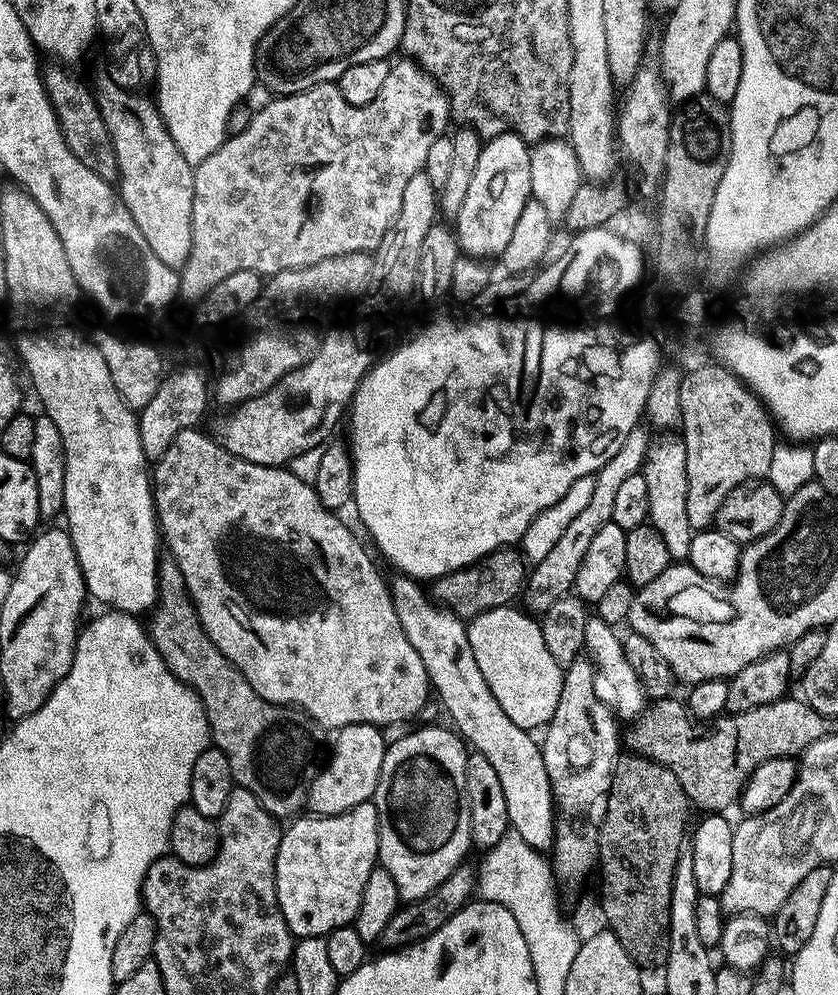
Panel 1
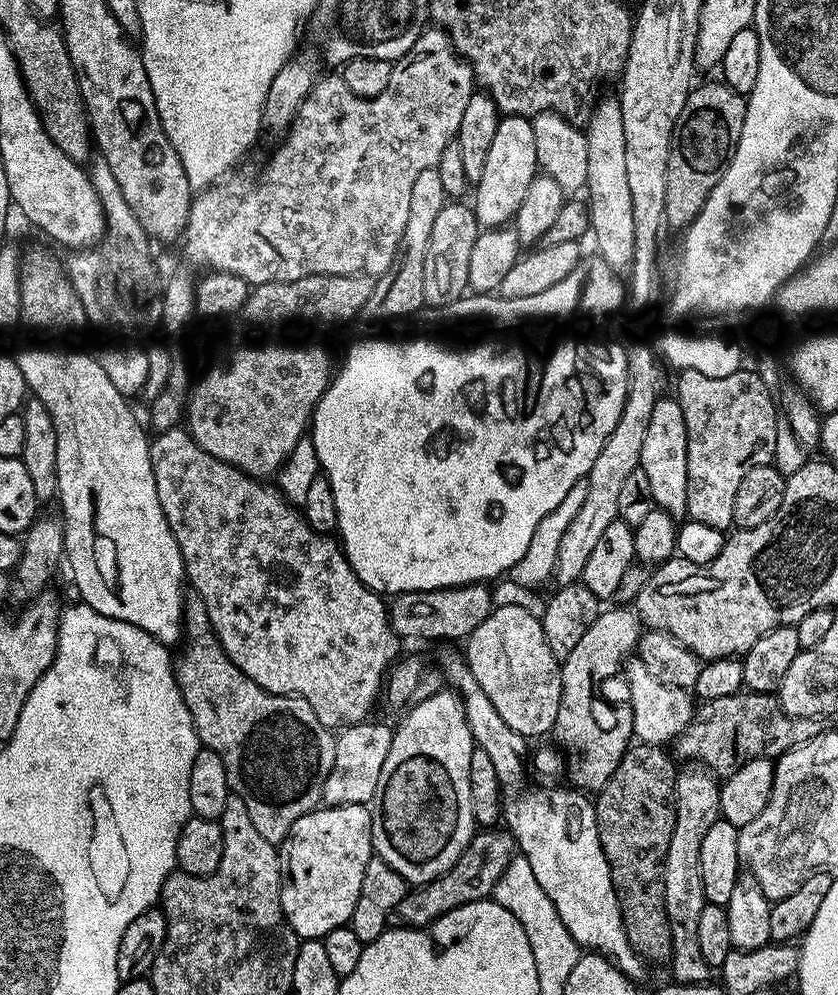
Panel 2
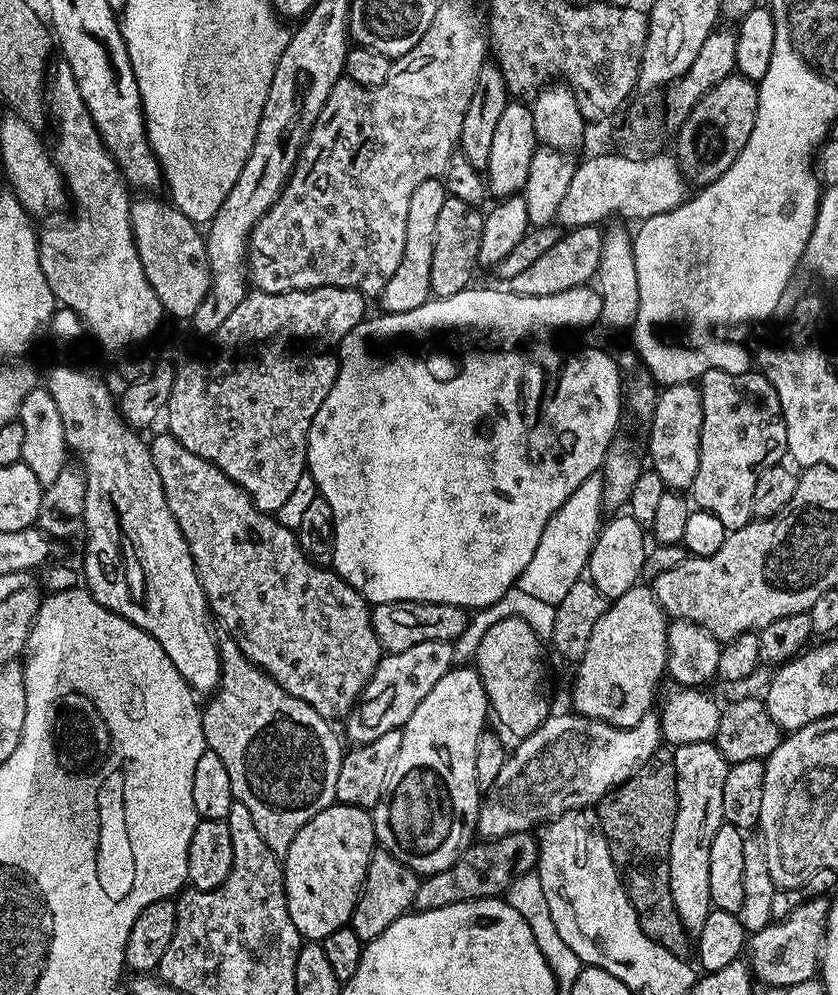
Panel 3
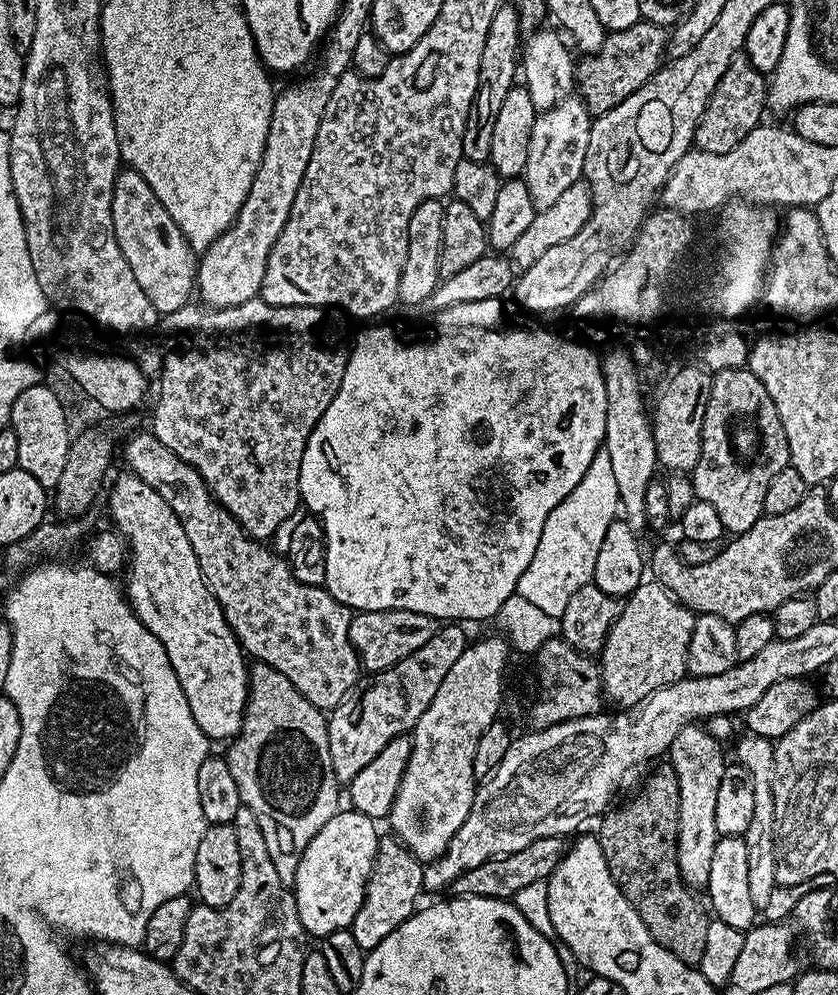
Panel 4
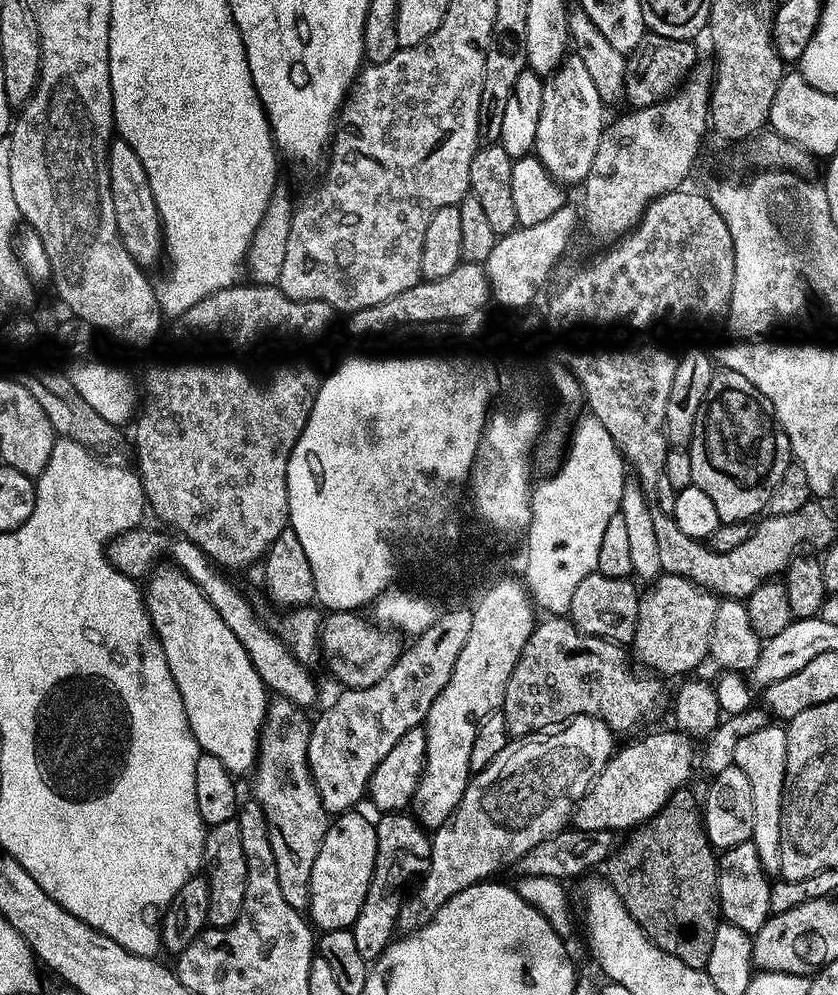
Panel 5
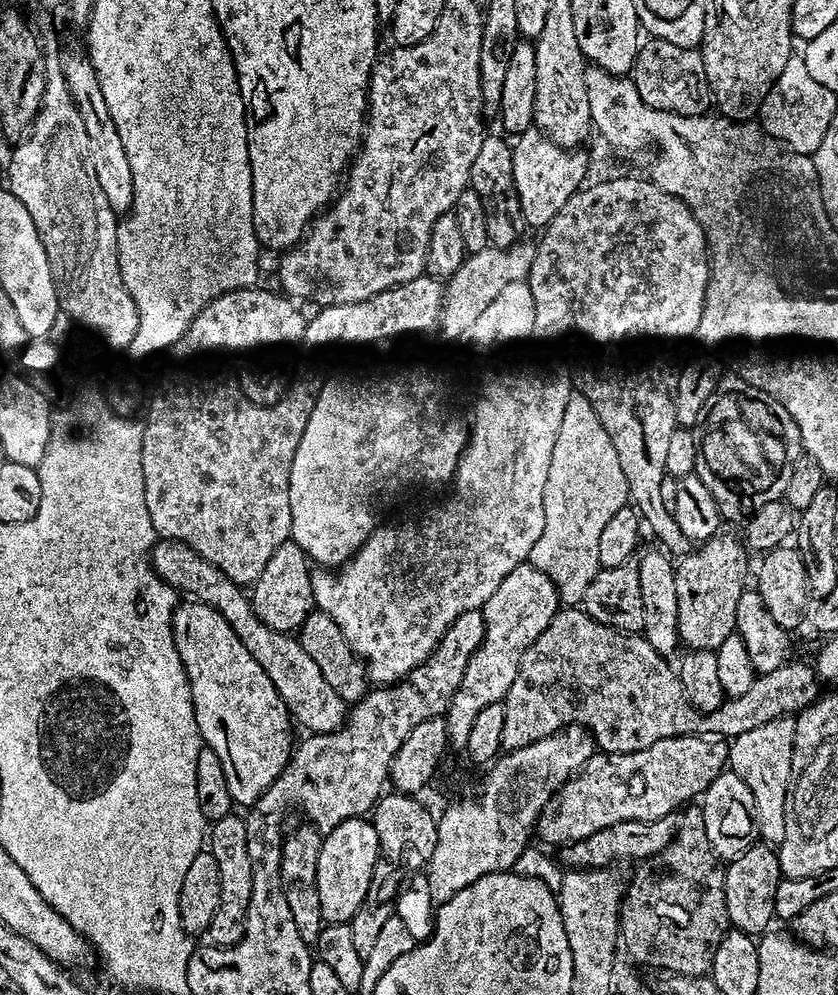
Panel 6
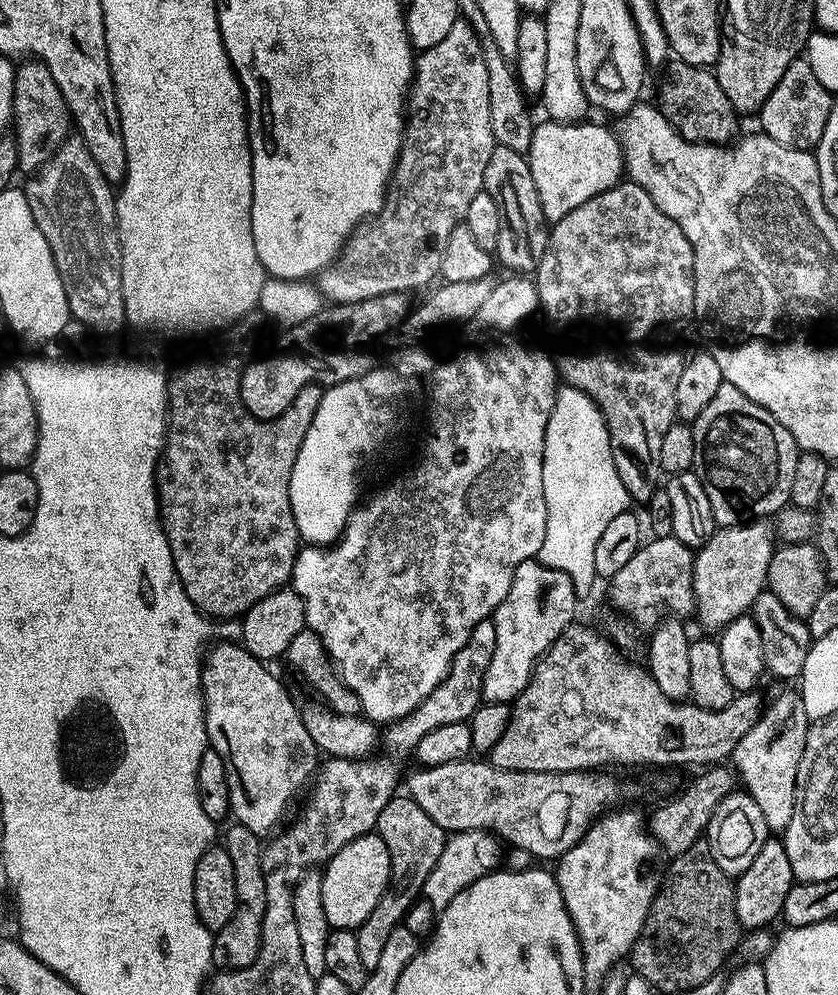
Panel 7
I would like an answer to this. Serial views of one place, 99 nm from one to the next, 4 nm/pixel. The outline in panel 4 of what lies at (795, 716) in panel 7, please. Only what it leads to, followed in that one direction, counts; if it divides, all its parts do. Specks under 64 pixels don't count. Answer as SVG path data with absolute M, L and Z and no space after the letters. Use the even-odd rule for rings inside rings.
M744 734L740 741L737 739L735 759L750 774L752 785L754 786L754 815L750 817L750 826L746 826L743 840L746 842L746 859L750 862L747 873L750 881L750 895L754 897L754 906L758 910L762 910L766 906L766 902L770 902L770 898L776 889L776 839L774 838L774 794L772 793L772 771L774 770L774 744L765 736L753 736Z

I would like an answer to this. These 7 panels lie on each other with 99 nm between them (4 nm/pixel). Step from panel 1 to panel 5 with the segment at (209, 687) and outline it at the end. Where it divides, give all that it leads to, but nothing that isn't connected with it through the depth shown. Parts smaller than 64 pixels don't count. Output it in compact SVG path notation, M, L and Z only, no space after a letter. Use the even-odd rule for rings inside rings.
M276 698L269 703L268 715L260 729L260 750L256 753L256 767L251 773L251 795L262 806L264 823L268 825L270 846L274 850L276 863L276 891L282 894L284 903L294 906L294 910L303 913L310 902L310 874L314 870L314 858L328 833L330 813L324 809L320 789L308 765L308 747L312 724L310 716L303 707L290 700Z

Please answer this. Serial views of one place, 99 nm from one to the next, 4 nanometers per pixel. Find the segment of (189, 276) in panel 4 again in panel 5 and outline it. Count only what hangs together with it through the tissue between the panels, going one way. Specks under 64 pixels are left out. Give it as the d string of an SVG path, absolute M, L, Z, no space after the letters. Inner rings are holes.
M116 138L108 145L107 177L110 178L114 222L118 228L120 241L137 264L147 266L154 263L162 254L160 215L142 162L125 140Z

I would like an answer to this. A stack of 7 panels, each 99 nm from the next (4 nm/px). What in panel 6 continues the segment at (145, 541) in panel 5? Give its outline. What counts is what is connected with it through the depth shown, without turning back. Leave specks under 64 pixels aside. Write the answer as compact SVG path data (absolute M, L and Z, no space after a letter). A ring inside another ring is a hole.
M173 540L157 541L150 553L150 563L155 573L172 588L193 592L197 601L218 609L246 650L266 670L267 677L278 690L289 715L299 727L304 726L304 730L309 733L328 733L345 723L349 705L335 693L330 682L323 677L322 670L311 661L310 654L302 649L297 637L275 631L259 620L252 608L251 599L241 585L227 578L212 563L206 562L194 549Z

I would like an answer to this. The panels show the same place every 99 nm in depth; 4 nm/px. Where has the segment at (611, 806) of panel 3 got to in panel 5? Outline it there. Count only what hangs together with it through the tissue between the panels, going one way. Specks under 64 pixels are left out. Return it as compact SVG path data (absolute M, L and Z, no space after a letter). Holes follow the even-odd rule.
M688 786L679 788L678 791L669 798L668 805L664 807L657 816L651 816L645 824L631 829L631 831L625 835L628 837L626 837L625 840L623 837L623 839L619 841L618 847L606 861L606 869L608 868L606 879L609 884L614 886L618 898L622 898L626 910L630 910L634 922L638 922L638 926L648 935L649 940L653 940L666 954L670 954L674 958L686 962L686 966L704 970L708 967L710 946L714 946L714 930L718 930L718 926L722 923L722 913L720 911L720 873L718 871L717 853L708 841L708 835L704 833L704 817L702 815L701 805L698 803L698 796L695 796L690 789L691 787Z

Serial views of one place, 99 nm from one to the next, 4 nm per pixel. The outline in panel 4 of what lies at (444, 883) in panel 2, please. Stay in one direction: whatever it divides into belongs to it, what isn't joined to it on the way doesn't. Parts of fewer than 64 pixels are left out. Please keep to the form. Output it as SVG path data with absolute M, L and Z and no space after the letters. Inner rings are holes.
M563 836L538 838L538 842L530 842L530 846L522 846L522 850L514 854L496 856L492 860L482 862L482 866L474 866L474 870L466 870L452 884L451 895L453 897L481 896L511 901L518 894L518 890L523 890L539 880L547 881L558 866L558 862L564 857L565 851L566 840Z

